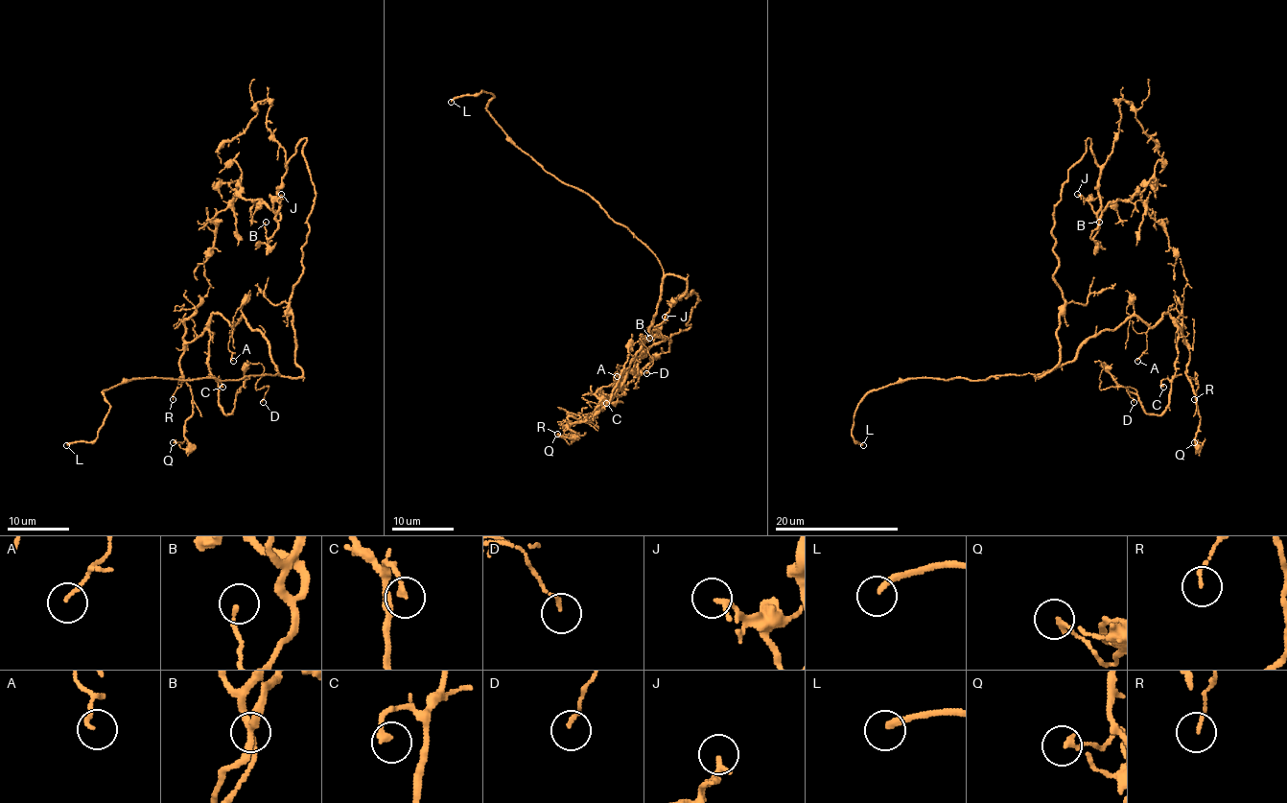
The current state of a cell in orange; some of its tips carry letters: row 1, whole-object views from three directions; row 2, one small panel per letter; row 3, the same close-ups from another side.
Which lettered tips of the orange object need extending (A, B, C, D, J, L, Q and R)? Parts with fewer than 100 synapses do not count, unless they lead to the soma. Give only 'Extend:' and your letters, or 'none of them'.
Extend: L

